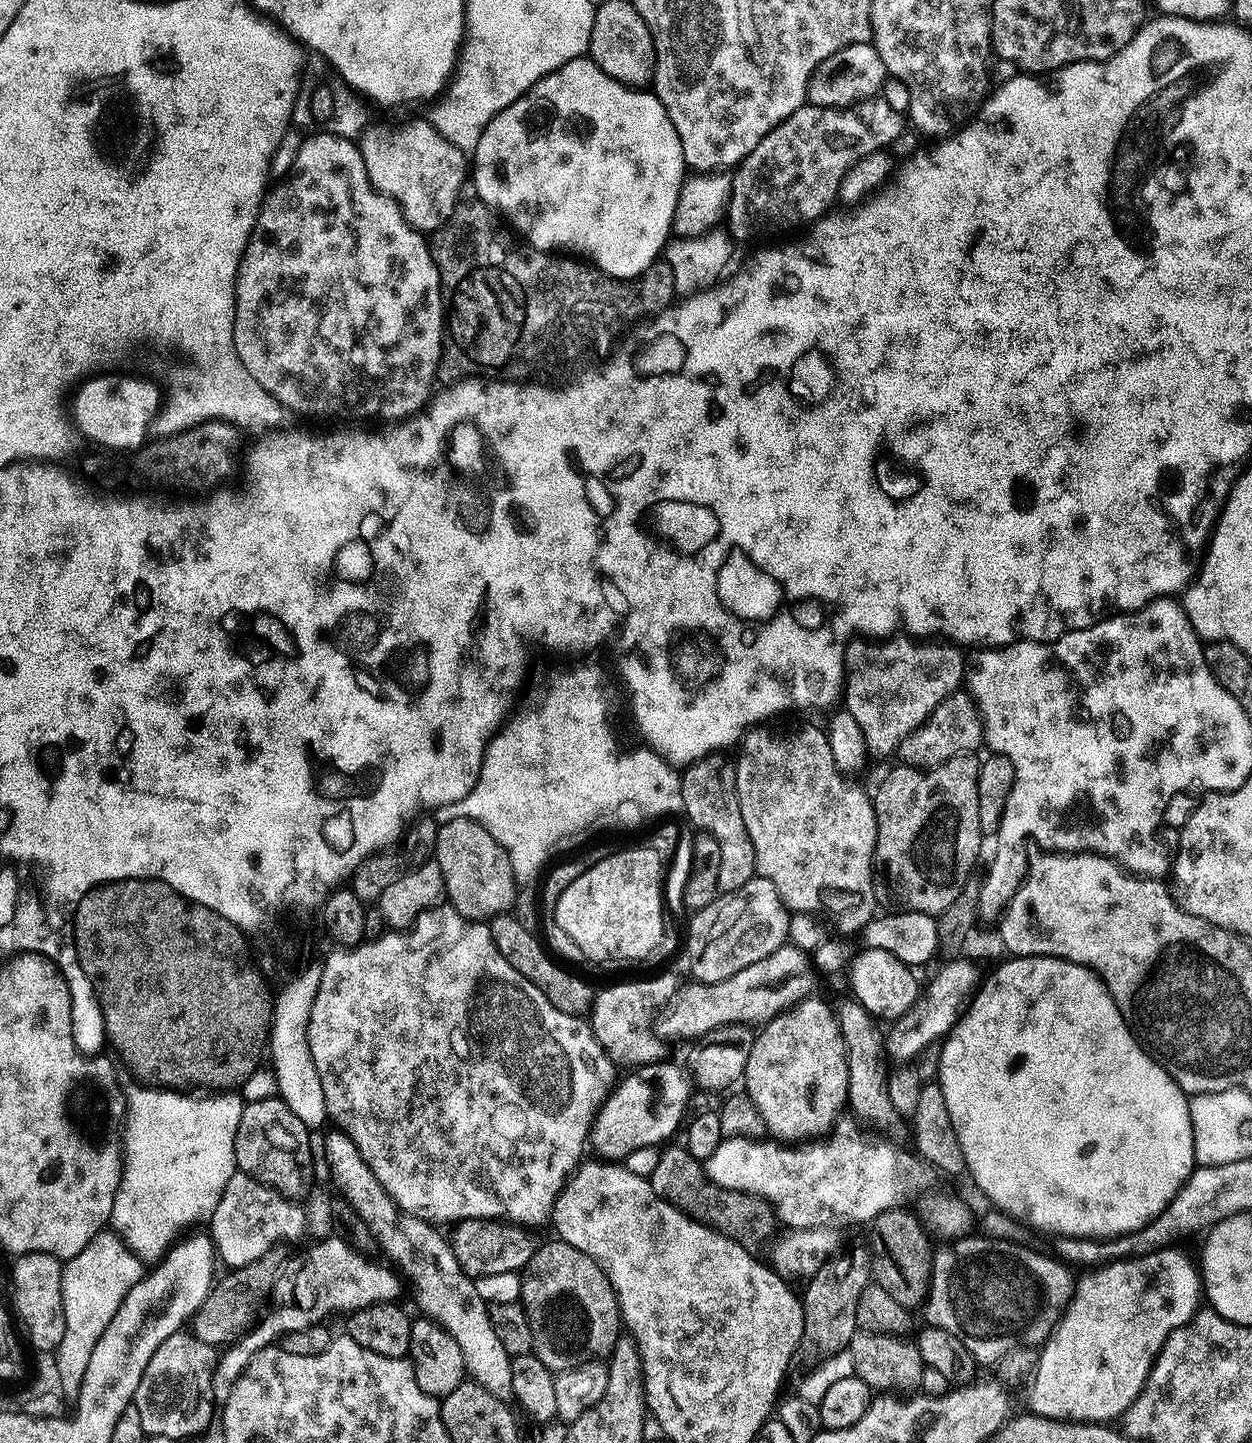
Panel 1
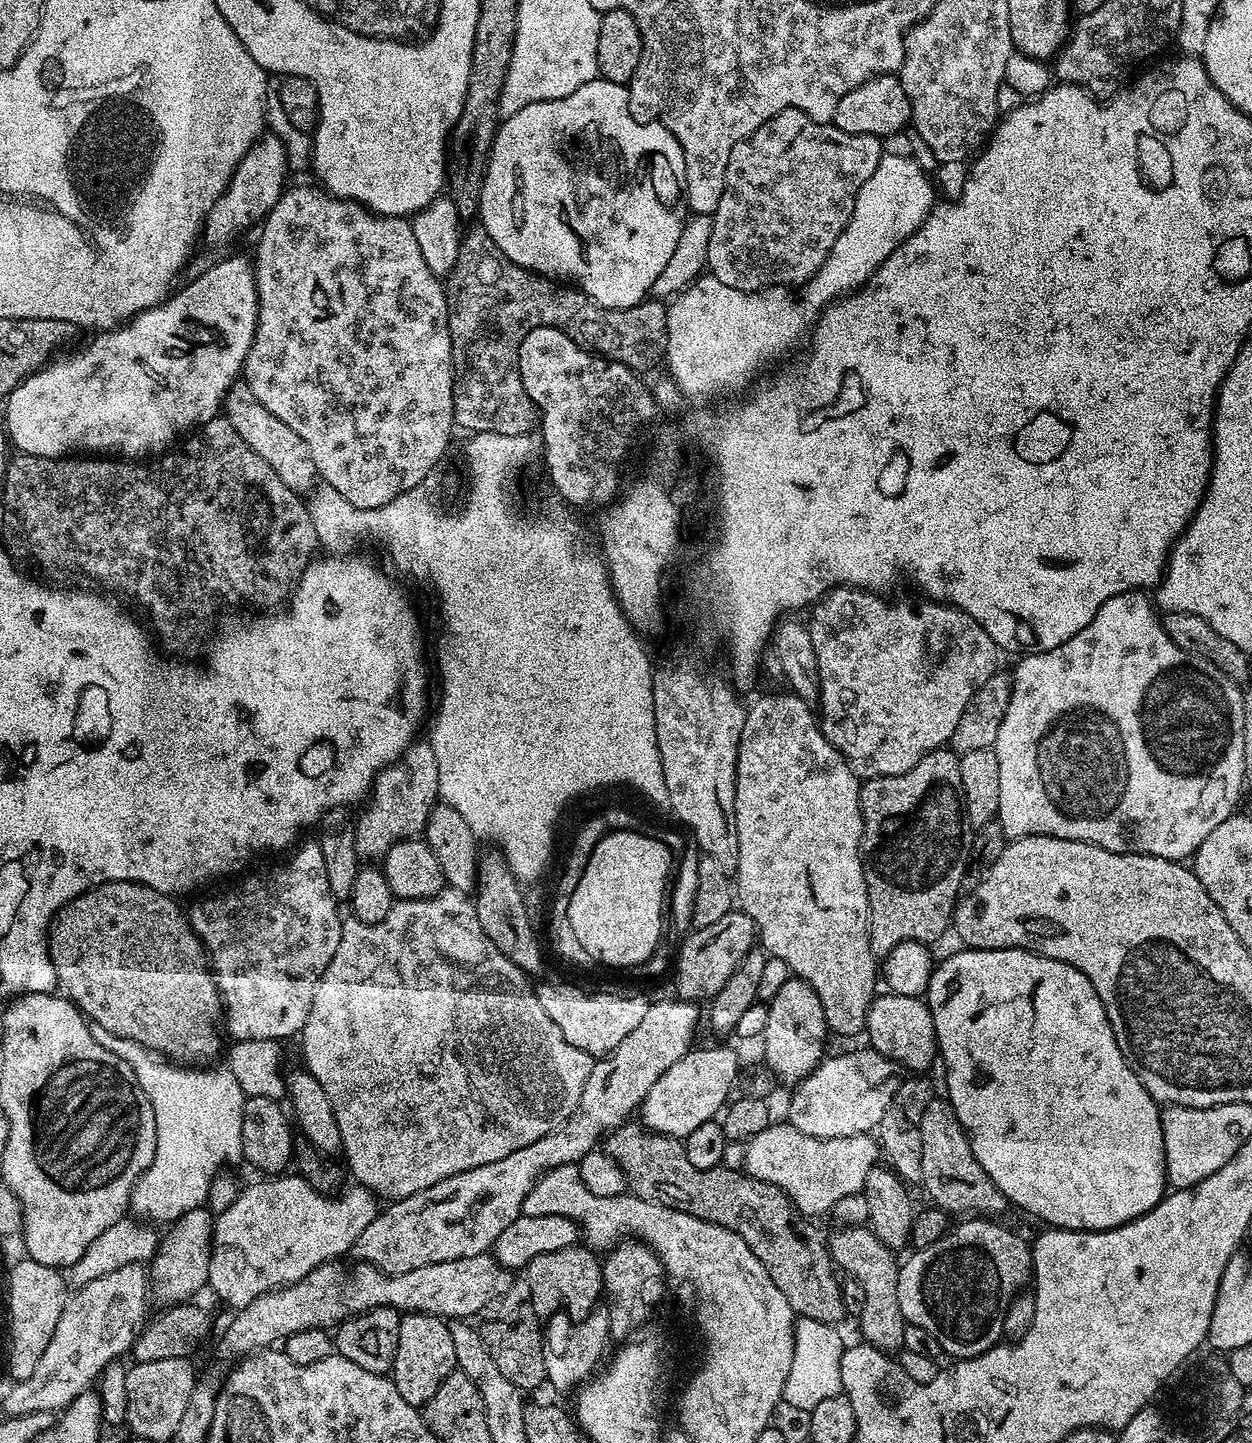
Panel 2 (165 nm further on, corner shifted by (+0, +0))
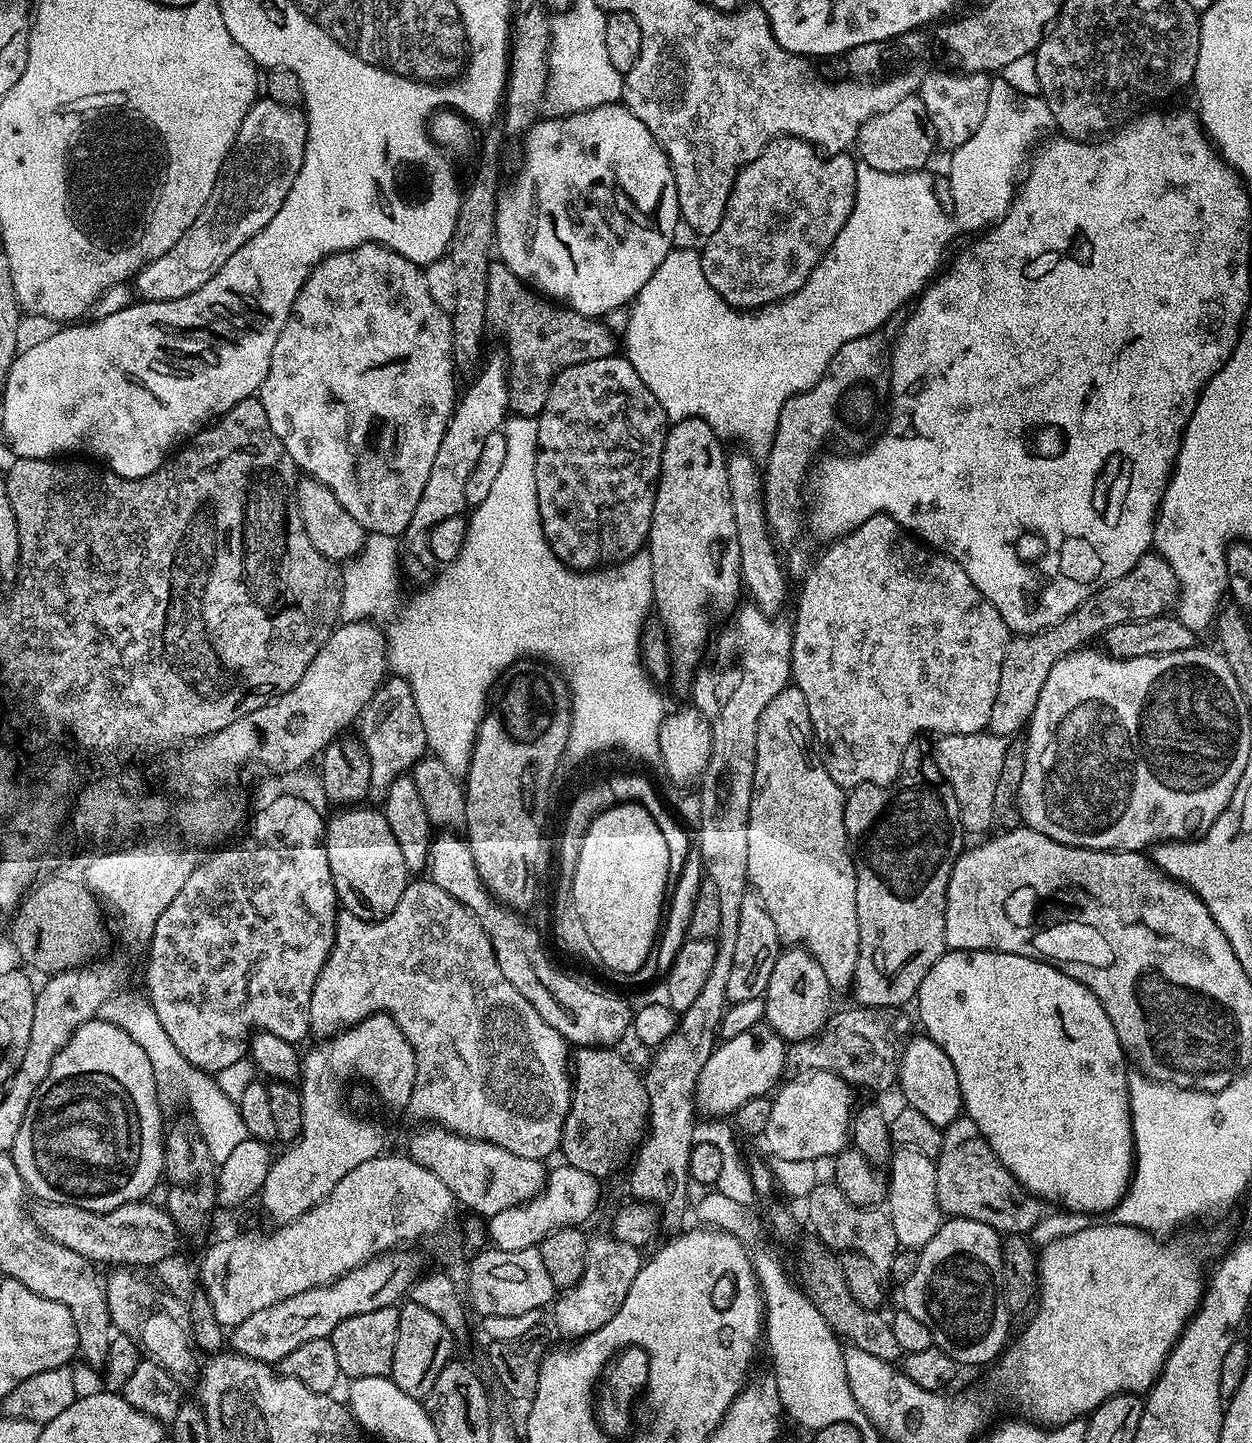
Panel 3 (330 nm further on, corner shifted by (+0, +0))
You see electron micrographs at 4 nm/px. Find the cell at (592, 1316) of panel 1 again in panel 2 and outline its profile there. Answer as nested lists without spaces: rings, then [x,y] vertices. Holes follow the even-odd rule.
[[[577,1246],[566,1250],[550,1250],[550,1254],[538,1254],[528,1263],[526,1279],[529,1282],[530,1303],[537,1316],[547,1318],[561,1308],[568,1312],[572,1322],[579,1322],[601,1303],[604,1290],[602,1260],[593,1249]]]

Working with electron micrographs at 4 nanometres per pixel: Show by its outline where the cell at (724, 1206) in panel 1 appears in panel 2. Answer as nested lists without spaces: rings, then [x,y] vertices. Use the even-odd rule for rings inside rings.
[[[629,1122],[609,1132],[602,1144],[603,1151],[614,1162],[620,1164],[627,1180],[631,1195],[640,1196],[655,1204],[661,1204],[674,1210],[682,1210],[694,1218],[702,1218],[702,1222],[714,1222],[742,1238],[746,1246],[766,1266],[770,1278],[774,1278],[774,1286],[782,1290],[786,1302],[790,1302],[792,1311],[797,1317],[805,1316],[823,1324],[839,1325],[846,1313],[842,1302],[842,1280],[838,1269],[828,1253],[828,1241],[825,1233],[815,1228],[809,1217],[801,1216],[800,1211],[792,1204],[792,1200],[778,1186],[770,1182],[762,1182],[749,1176],[743,1170],[721,1166],[710,1170],[697,1170],[688,1159],[683,1139],[675,1136],[663,1136],[661,1132],[649,1132],[640,1122]]]

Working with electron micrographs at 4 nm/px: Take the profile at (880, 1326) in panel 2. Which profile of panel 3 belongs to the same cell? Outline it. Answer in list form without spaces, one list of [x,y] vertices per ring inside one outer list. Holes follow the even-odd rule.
[[[834,1182],[816,1183],[814,1190],[810,1190],[806,1207],[808,1207],[808,1220],[816,1231],[815,1239],[825,1248],[835,1250],[837,1253],[860,1252],[866,1258],[870,1258],[873,1266],[878,1266],[880,1273],[891,1273],[900,1243],[894,1234],[894,1226],[887,1211],[854,1206],[854,1202],[850,1202],[850,1198],[846,1198],[846,1194],[842,1194],[842,1190]]]

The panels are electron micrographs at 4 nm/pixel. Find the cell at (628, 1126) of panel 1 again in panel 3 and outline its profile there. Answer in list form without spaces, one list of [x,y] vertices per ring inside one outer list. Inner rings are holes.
[[[764,1022],[746,1030],[746,1034],[738,1034],[738,1038],[717,1043],[710,1058],[706,1058],[706,1066],[702,1066],[702,1074],[699,1075],[696,1087],[697,1109],[703,1115],[705,1112],[708,1115],[705,1117],[708,1118],[731,1117],[738,1106],[742,1106],[742,1102],[768,1096],[781,1083],[780,1075],[785,1075],[786,1062],[786,1041]]]

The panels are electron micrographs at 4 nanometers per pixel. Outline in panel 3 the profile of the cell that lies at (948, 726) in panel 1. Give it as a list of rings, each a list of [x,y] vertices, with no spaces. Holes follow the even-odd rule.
[[[1149,550],[1134,566],[1134,570],[1090,594],[1090,598],[1083,600],[1057,624],[1051,624],[1041,632],[1013,635],[1006,646],[1006,658],[1002,658],[998,698],[994,698],[994,710],[990,712],[987,731],[1005,738],[1012,738],[1015,732],[1023,733],[1027,729],[1028,719],[1034,714],[1034,706],[1038,706],[1038,694],[1042,694],[1042,686],[1054,662],[1091,645],[1095,636],[1096,639],[1103,637],[1104,632],[1114,626],[1142,622],[1171,613],[1177,607],[1179,598],[1180,583],[1178,578],[1174,578],[1174,570],[1170,570],[1170,562]]]

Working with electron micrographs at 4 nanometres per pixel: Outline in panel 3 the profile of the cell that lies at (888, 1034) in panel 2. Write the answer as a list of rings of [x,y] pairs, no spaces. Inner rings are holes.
[[[926,1034],[913,1035],[899,1053],[898,1091],[904,1095],[903,1103],[918,1110],[929,1122],[941,1130],[957,1120],[964,1106],[962,1090],[958,1086],[958,1074],[954,1074],[954,1062],[946,1058],[942,1046],[938,1046]]]

